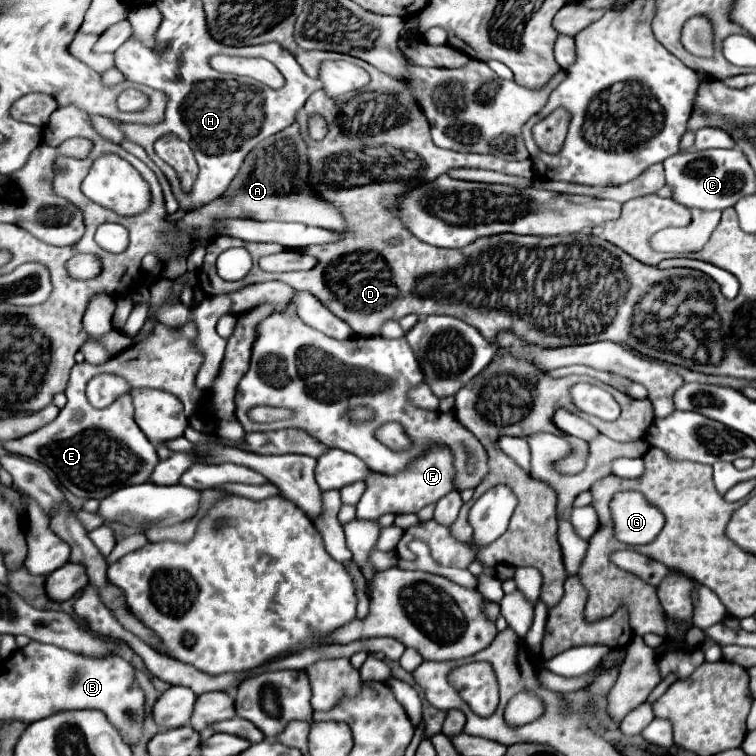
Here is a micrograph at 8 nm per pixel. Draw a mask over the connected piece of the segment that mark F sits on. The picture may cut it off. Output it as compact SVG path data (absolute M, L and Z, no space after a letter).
M433 447L429 455L419 455L405 471L399 471L397 475L381 475L371 471L365 479L365 493L355 505L357 519L377 521L385 513L419 513L425 505L437 503L453 489L453 455L449 455L445 447Z

